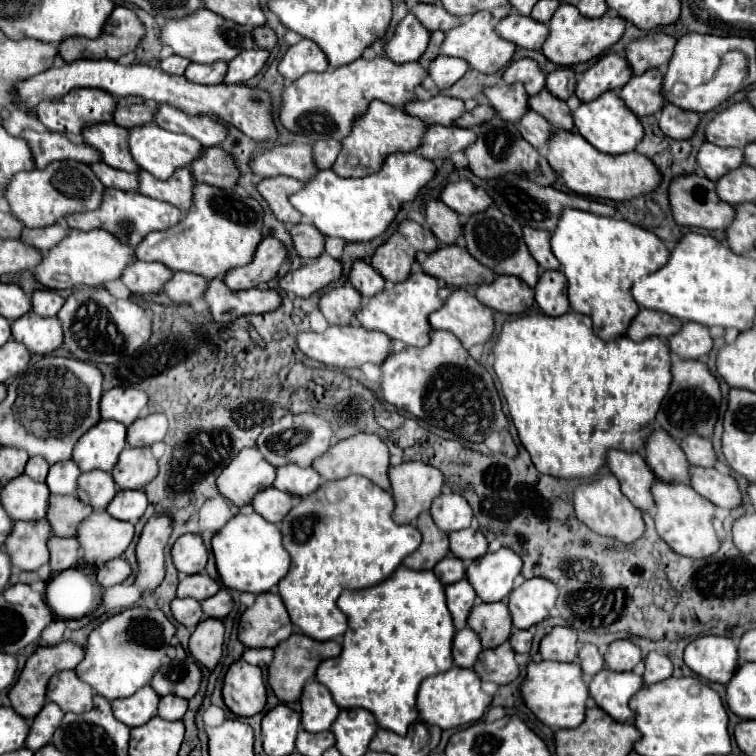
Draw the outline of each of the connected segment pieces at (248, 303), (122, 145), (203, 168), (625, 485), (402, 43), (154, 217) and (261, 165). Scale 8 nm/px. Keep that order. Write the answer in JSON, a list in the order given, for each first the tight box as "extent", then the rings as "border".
[{"extent":[204,279,280,321],"border":[[[210,279],[204,291],[204,301],[212,313],[214,321],[234,321],[242,315],[266,313],[280,307],[280,295],[274,289],[246,289],[246,291],[230,291],[222,279]]]},{"extent":[82,123,138,173],"border":[[[96,123],[84,127],[82,141],[100,151],[100,157],[106,165],[126,173],[136,173],[138,165],[134,163],[132,155],[128,155],[126,135],[128,129],[122,129],[116,123]]]},{"extent":[190,147,238,189],"border":[[[202,147],[200,157],[190,165],[190,173],[198,183],[208,183],[220,189],[232,189],[238,179],[232,159],[228,159],[220,147]]]},{"extent":[606,449,656,511],"border":[[[610,449],[606,457],[608,469],[616,475],[620,481],[622,493],[640,509],[650,511],[654,501],[650,495],[650,485],[654,483],[656,475],[652,469],[644,463],[644,459],[638,453],[626,453],[618,449]]]},{"extent":[384,13,430,63],"border":[[[408,13],[404,21],[396,25],[394,35],[384,41],[384,55],[394,63],[418,61],[428,47],[428,39],[430,31],[422,27],[422,23],[412,13]]]},{"extent":[66,189,182,247],"border":[[[104,189],[104,197],[102,197],[102,203],[100,203],[98,209],[66,215],[66,223],[68,223],[68,227],[82,229],[82,231],[104,229],[104,231],[112,233],[120,243],[136,247],[144,239],[144,235],[148,235],[150,231],[162,231],[162,229],[168,229],[168,227],[176,225],[180,221],[180,215],[182,213],[176,207],[172,207],[164,201],[152,199],[152,197],[144,197],[136,191]]]},{"extent":[250,141,318,181],"border":[[[292,141],[264,149],[250,159],[252,173],[262,179],[268,175],[288,175],[298,181],[310,179],[318,169],[312,163],[312,151],[308,143]]]}]

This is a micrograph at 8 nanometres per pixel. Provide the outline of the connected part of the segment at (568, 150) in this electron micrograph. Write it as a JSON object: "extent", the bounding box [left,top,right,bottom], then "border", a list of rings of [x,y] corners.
{"extent":[546,129,660,201],"border":[[[554,129],[552,137],[548,139],[546,159],[570,191],[588,197],[624,201],[624,199],[634,199],[642,193],[650,193],[652,189],[656,189],[656,183],[660,183],[660,175],[656,175],[656,167],[652,167],[652,163],[648,163],[644,155],[634,155],[634,151],[624,155],[604,155],[574,131]]]}

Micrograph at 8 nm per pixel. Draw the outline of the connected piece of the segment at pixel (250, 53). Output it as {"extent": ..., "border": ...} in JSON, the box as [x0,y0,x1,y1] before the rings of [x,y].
{"extent":[224,47,268,83],"border":[[[258,47],[240,51],[232,61],[228,61],[228,73],[224,83],[244,83],[252,79],[264,67],[266,59],[268,59],[268,51]]]}

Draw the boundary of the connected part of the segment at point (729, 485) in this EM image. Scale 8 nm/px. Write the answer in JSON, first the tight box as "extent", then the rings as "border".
{"extent":[690,465,742,509],"border":[[[690,465],[690,485],[716,507],[734,509],[742,503],[742,495],[732,475],[724,475],[714,467]]]}

